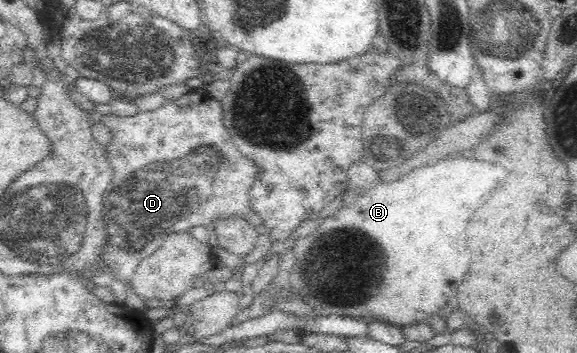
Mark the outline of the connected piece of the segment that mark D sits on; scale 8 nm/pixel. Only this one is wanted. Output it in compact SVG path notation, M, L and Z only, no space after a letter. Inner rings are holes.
M192 89L178 99L166 100L163 105L152 111L140 111L133 116L106 114L100 120L112 133L105 147L113 178L102 201L108 239L102 249L102 261L111 273L126 285L126 302L130 310L145 311L144 298L132 288L136 267L162 247L168 235L188 232L192 227L203 225L211 230L218 219L241 217L256 227L261 224L260 216L248 203L248 189L254 183L256 167L240 153L226 126L223 124L221 102L212 99L202 89ZM228 167L232 179L220 179L220 171Z

